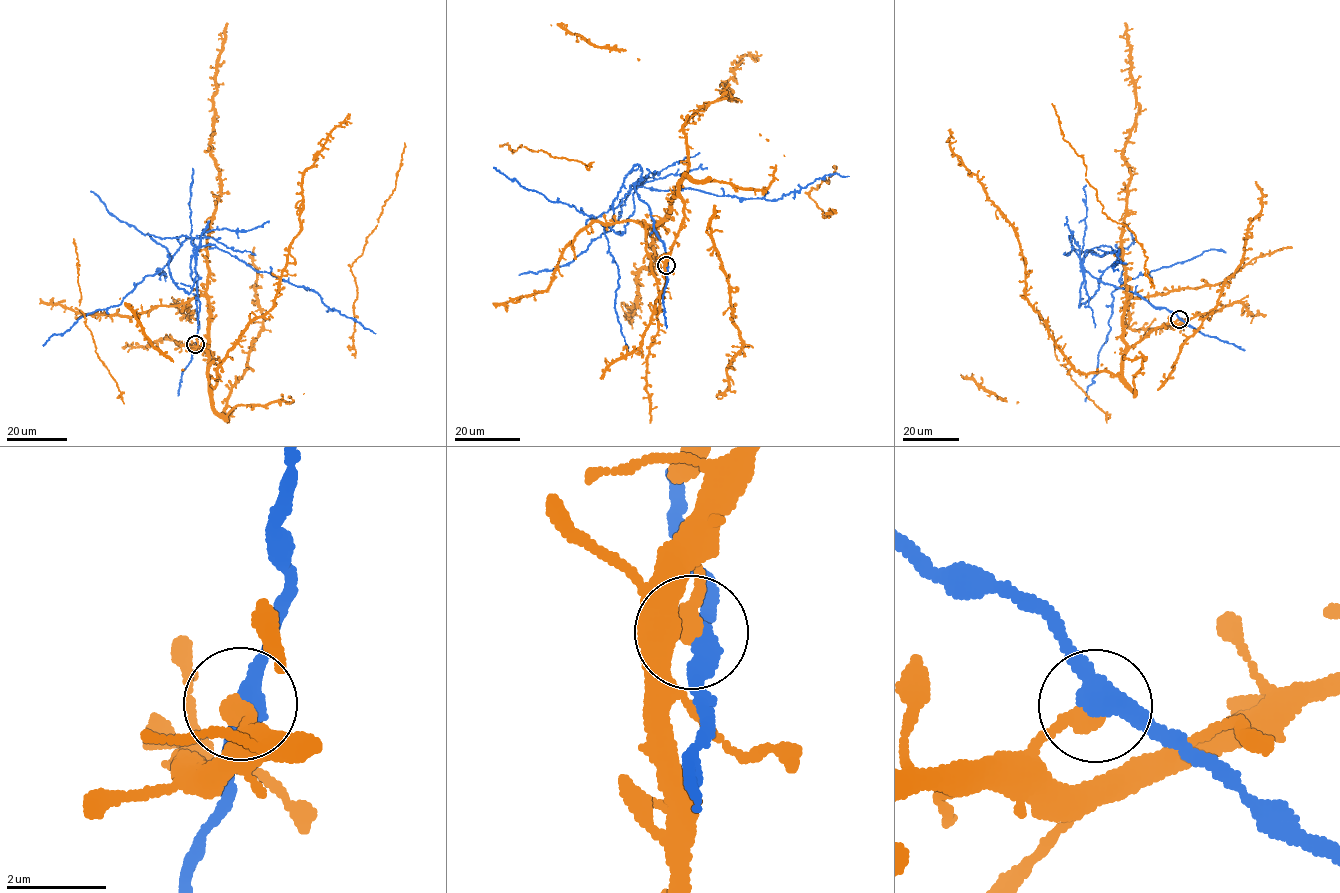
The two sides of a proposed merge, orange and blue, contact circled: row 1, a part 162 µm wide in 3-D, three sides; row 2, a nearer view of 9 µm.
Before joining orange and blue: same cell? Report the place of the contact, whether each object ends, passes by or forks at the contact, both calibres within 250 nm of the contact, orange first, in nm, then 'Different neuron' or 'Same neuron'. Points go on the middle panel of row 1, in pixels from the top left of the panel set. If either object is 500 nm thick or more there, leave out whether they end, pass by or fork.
Place: (666, 265). At the ring orange ends. At the ring blue passes by. Thickness 400 nm (orange) against 400 nm. Different neuron

